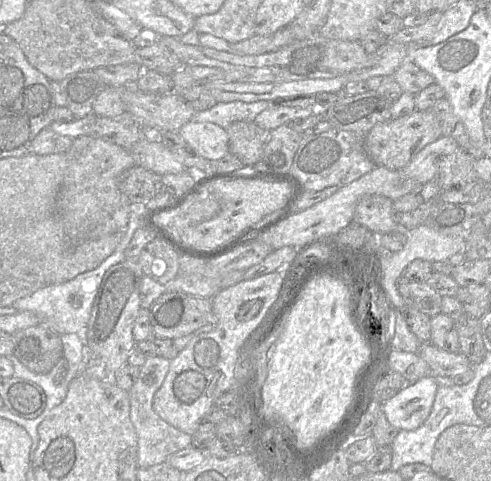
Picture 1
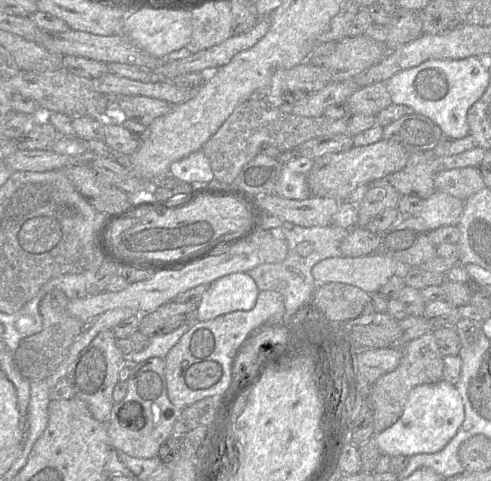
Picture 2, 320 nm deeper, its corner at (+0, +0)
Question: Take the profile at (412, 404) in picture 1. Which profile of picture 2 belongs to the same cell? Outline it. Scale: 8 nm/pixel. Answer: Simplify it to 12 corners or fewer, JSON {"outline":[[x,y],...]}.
{"outline":[[455,385],[415,386],[375,434],[383,455],[442,450],[465,418]]}

